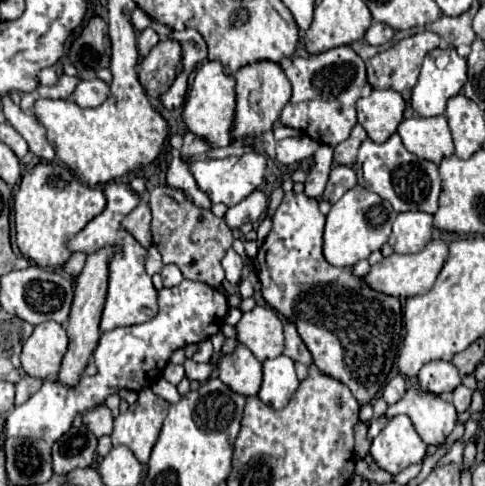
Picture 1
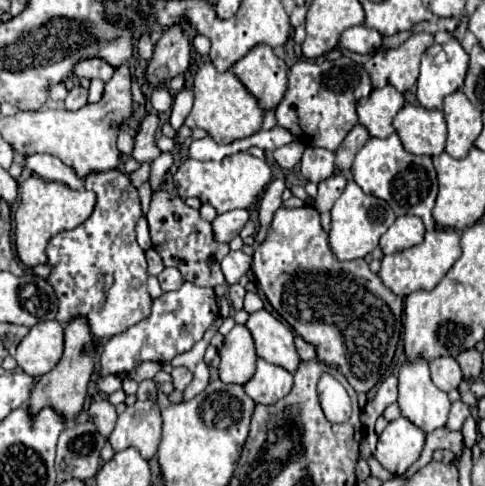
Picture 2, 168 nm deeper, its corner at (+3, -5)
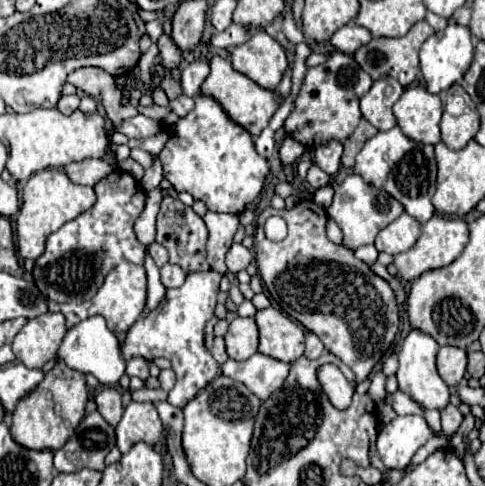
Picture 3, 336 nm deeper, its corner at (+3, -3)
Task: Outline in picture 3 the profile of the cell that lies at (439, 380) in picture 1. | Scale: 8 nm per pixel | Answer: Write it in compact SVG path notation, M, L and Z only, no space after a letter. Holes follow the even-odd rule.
M440 347L438 357L436 357L436 367L438 367L440 377L450 387L458 389L464 373L466 373L466 351L456 349L456 347Z

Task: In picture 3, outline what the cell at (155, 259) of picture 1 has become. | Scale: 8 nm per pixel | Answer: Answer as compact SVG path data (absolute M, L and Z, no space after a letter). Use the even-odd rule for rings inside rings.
M152 243L150 245L150 255L152 255L152 259L154 259L154 263L158 267L162 267L162 265L168 263L168 251L160 243Z

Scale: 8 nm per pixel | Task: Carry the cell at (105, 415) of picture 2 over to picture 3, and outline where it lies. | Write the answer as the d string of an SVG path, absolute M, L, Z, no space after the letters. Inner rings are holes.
M106 387L104 391L100 391L96 395L96 407L98 407L98 413L112 425L116 427L120 417L122 417L122 405L120 405L120 393L118 389L114 387Z

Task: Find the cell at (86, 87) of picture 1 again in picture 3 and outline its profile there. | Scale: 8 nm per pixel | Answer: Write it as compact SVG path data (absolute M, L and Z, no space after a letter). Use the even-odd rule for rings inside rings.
M74 93L74 95L68 95L68 97L60 97L58 101L58 109L64 113L64 115L70 115L72 111L76 111L80 105L80 97Z

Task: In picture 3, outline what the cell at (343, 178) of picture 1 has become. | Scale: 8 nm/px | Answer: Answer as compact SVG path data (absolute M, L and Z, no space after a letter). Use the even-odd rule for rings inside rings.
M312 165L310 167L310 171L308 171L308 183L310 183L310 187L312 189L322 189L322 187L326 187L326 185L330 185L332 183L332 177L328 175L328 173L324 173L324 171L320 171L320 169L316 169L316 165Z

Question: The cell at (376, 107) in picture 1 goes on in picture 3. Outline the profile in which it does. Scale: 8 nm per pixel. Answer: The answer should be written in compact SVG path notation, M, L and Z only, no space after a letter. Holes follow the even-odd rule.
M384 77L374 81L372 89L360 99L360 111L366 121L370 121L378 131L388 131L396 125L392 105L400 99L404 87L392 79Z

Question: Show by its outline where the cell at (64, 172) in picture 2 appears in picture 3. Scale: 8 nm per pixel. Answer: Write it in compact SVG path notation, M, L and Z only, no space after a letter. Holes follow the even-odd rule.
M86 159L80 163L66 165L64 171L70 177L70 181L76 185L96 185L96 181L112 173L114 167L106 159Z

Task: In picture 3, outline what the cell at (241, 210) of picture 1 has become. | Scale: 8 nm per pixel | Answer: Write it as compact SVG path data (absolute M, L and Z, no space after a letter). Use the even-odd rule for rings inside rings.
M208 211L204 215L204 223L210 231L208 263L212 265L214 271L224 275L227 273L227 267L224 265L224 255L230 249L232 237L236 235L236 231L240 227L240 219L238 219L238 215L232 215L232 213Z

